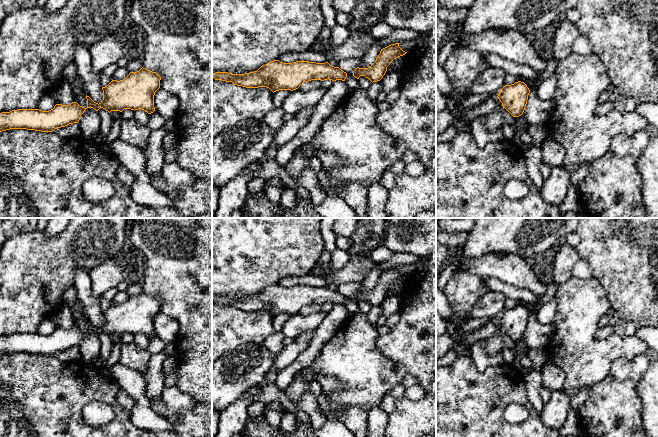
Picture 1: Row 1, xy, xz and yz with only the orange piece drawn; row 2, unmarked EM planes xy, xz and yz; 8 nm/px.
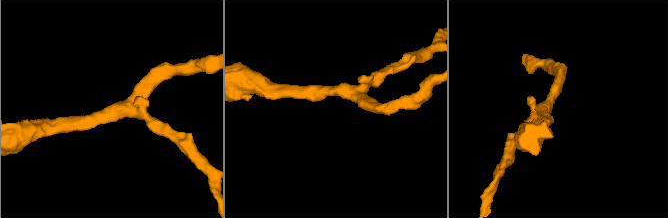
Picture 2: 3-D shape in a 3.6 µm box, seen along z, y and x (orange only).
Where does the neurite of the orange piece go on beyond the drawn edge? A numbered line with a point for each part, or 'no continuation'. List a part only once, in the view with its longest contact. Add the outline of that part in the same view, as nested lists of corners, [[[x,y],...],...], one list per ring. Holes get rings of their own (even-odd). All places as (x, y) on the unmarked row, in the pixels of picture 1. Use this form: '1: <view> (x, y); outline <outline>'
no continuation

